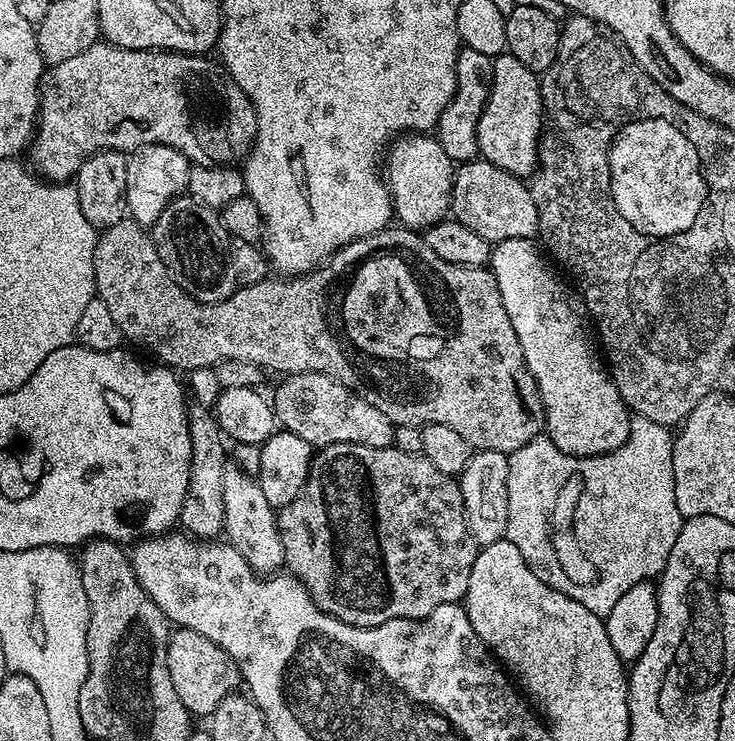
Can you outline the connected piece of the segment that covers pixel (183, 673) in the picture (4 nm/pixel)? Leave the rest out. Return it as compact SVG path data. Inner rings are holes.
M176 628L168 637L168 665L170 679L182 706L196 718L211 717L212 712L222 702L222 698L233 695L241 687L240 671L235 662L210 638L198 634L198 630ZM237 687L237 688L236 688Z

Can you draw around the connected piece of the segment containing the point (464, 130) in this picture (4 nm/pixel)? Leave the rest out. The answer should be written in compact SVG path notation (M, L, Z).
M465 46L461 47L460 53L456 55L454 98L450 98L446 110L442 110L434 129L434 135L442 146L442 150L446 150L446 154L457 165L462 165L467 160L474 160L480 156L478 120L482 118L482 110L486 110L488 92L492 88L492 62L493 57Z

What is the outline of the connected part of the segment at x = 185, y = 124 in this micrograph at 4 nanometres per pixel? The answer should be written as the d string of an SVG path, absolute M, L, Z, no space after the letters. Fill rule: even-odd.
M97 42L74 58L51 65L40 85L40 111L30 145L31 167L45 181L68 182L94 154L129 154L151 144L173 147L192 164L239 165L256 141L254 106L234 78L215 59L208 58L204 54L119 48L116 44Z

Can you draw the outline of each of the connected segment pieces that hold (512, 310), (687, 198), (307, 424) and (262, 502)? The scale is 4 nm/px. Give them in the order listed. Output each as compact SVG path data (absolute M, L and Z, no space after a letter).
M526 239L499 241L493 247L490 267L498 282L506 314L510 314L514 334L518 334L518 342L522 342L526 366L536 379L544 403L546 435L554 442L554 446L558 446L558 450L571 456L601 456L613 452L628 441L632 421L630 409L622 394L618 394L616 384L610 379L609 369L598 351L590 313L584 306L584 300L546 264L547 259L534 245L532 240Z
M662 119L634 122L632 128L624 131L613 152L612 173L613 188L618 194L616 200L620 205L622 218L628 224L634 224L636 228L650 234L668 234L686 228L692 222L698 204L707 196L704 172L701 170L696 144L682 134L675 123L665 122Z
M291 373L283 377L284 380L276 388L276 393L270 396L270 403L275 419L283 431L290 434L298 434L307 444L312 445L313 449L319 450L331 444L357 444L358 446L370 446L371 448L390 448L393 447L392 439L396 425L378 406L370 406L358 394L354 394L351 388L342 386L334 378L326 374L318 373Z
M229 462L224 471L222 506L226 508L223 535L226 537L227 543L232 544L234 550L238 550L238 554L242 554L242 558L246 558L246 562L255 572L261 574L279 573L285 567L285 563L282 538L276 525L277 509L272 508L270 502L266 502L266 497L262 495L262 486L257 482L256 477L246 475L235 462Z

